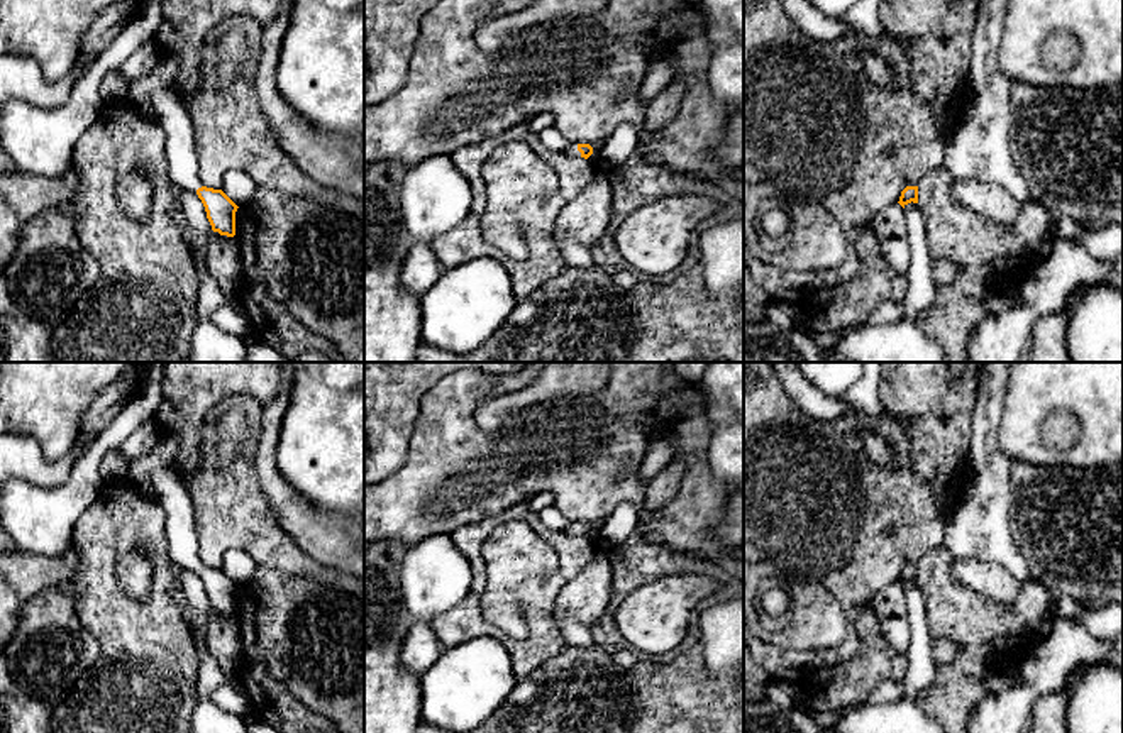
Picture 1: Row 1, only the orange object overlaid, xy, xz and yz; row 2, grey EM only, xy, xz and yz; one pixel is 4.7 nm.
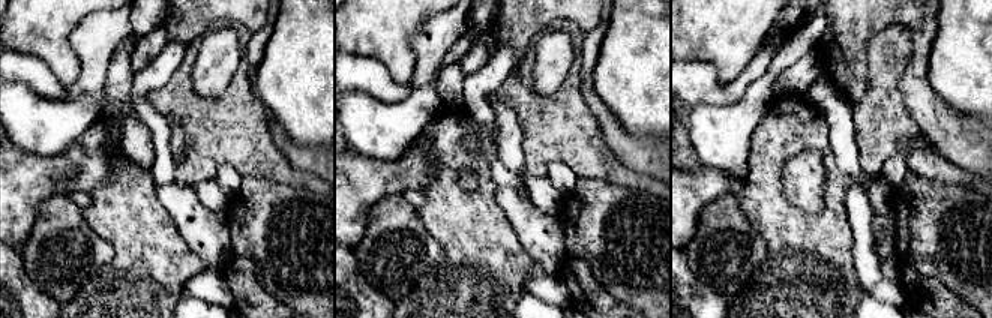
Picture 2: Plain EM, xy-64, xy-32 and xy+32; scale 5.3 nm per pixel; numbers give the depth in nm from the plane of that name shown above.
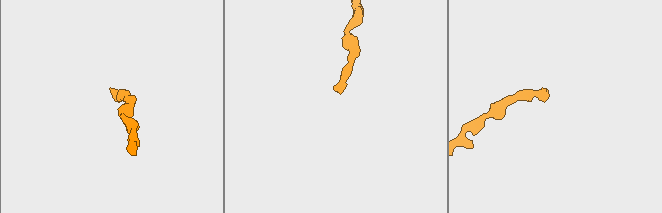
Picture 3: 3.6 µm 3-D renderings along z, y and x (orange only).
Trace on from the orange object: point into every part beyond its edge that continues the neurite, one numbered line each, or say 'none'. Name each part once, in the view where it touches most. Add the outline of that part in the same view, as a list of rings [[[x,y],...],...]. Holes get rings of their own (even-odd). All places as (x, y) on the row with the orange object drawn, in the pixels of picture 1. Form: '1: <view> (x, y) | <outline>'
1: xz (571, 151) | [[[571,142],[562,152],[562,157],[566,159],[579,159],[581,152],[578,151],[578,144]]]

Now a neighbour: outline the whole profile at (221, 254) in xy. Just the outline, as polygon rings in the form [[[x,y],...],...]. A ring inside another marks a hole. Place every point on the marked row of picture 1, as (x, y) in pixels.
[[[212,230],[207,242],[196,251],[196,257],[207,266],[210,278],[219,283],[224,298],[239,293],[244,284],[244,269],[235,237]]]

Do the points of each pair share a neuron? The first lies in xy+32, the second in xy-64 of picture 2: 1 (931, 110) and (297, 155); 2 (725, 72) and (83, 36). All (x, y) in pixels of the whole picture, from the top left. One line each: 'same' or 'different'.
1: same
2: different

